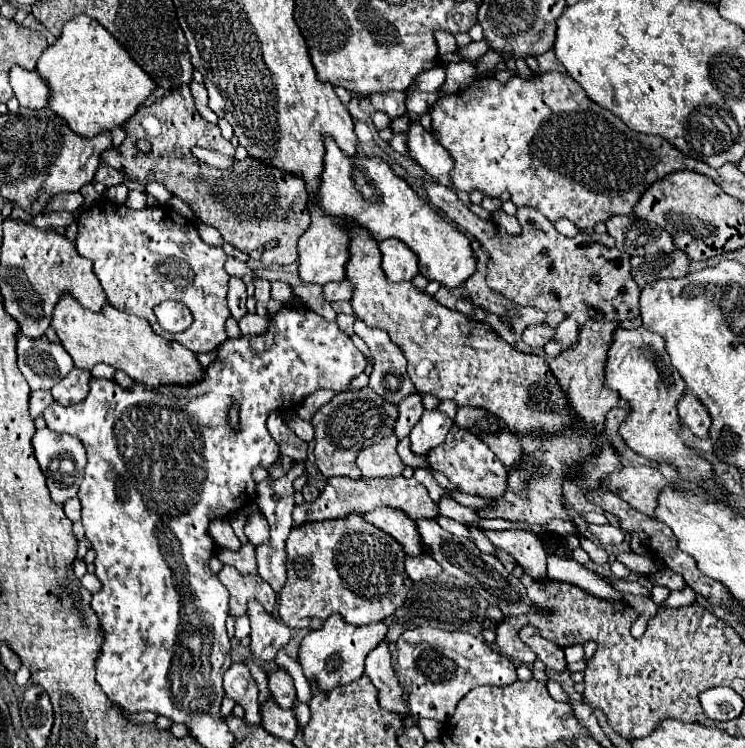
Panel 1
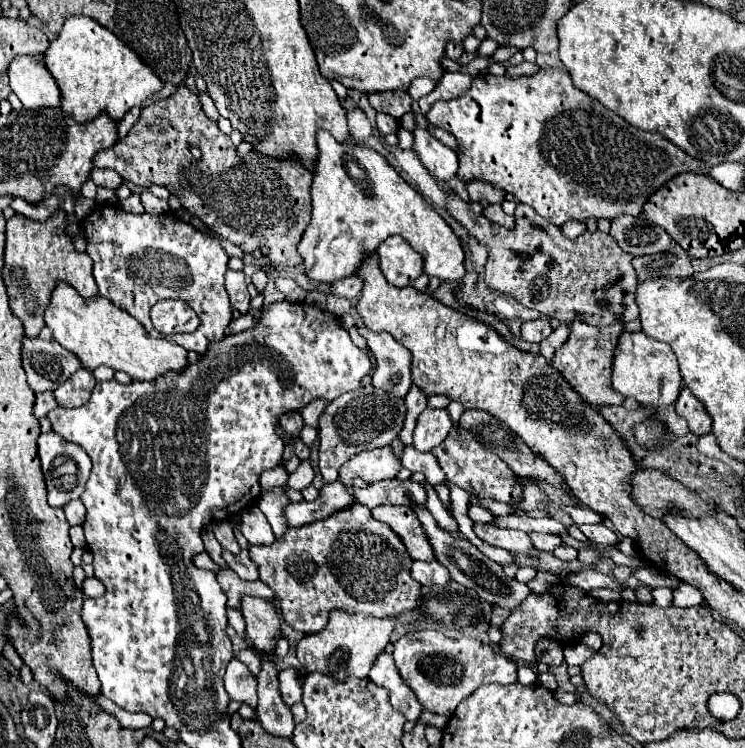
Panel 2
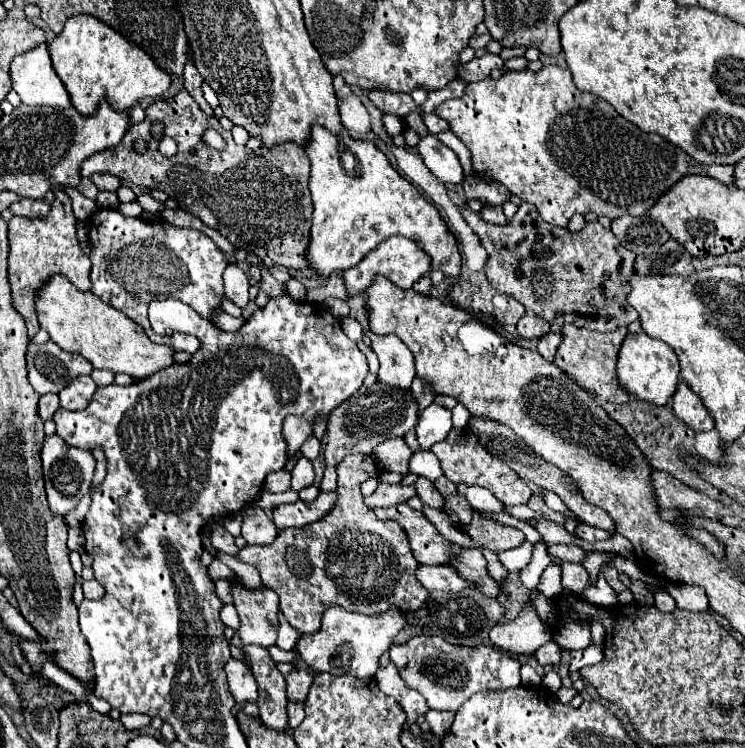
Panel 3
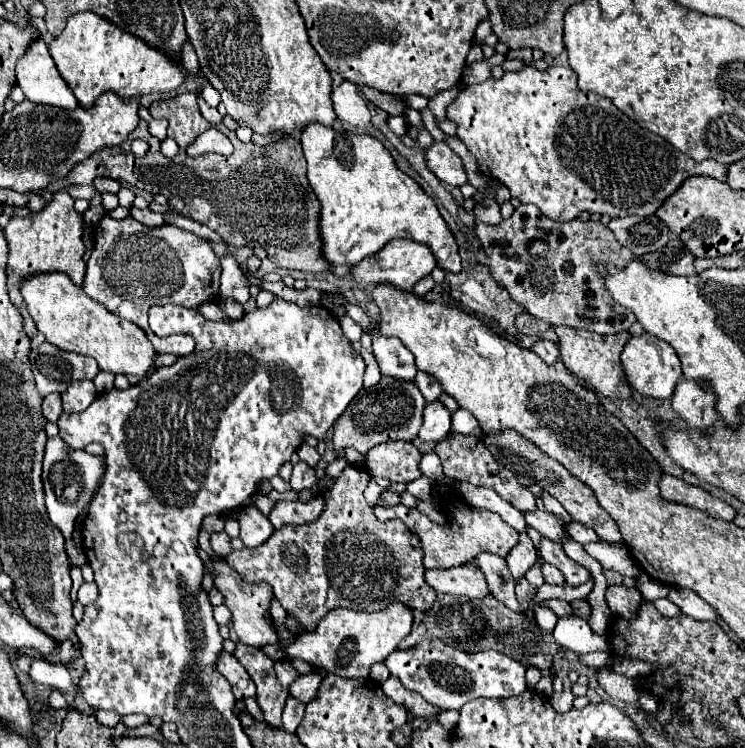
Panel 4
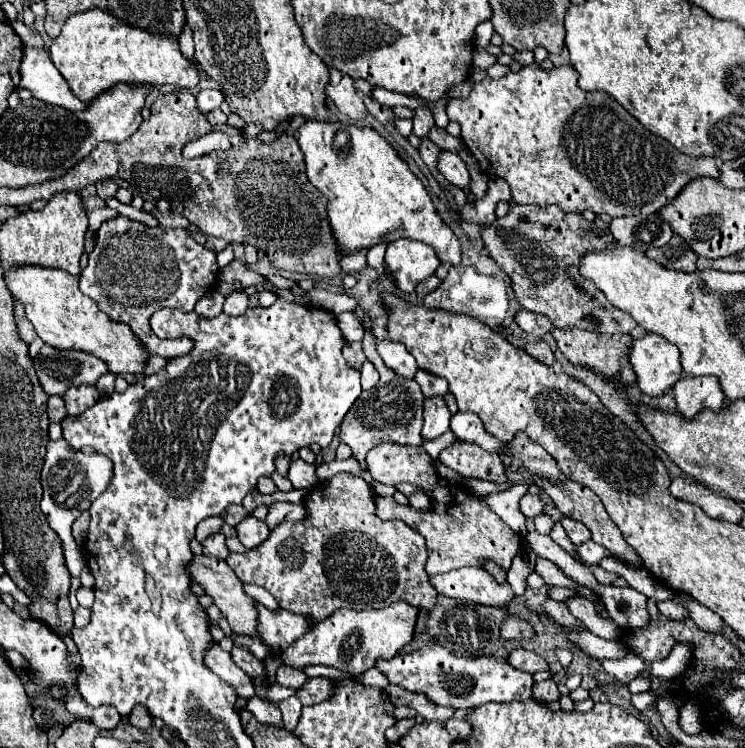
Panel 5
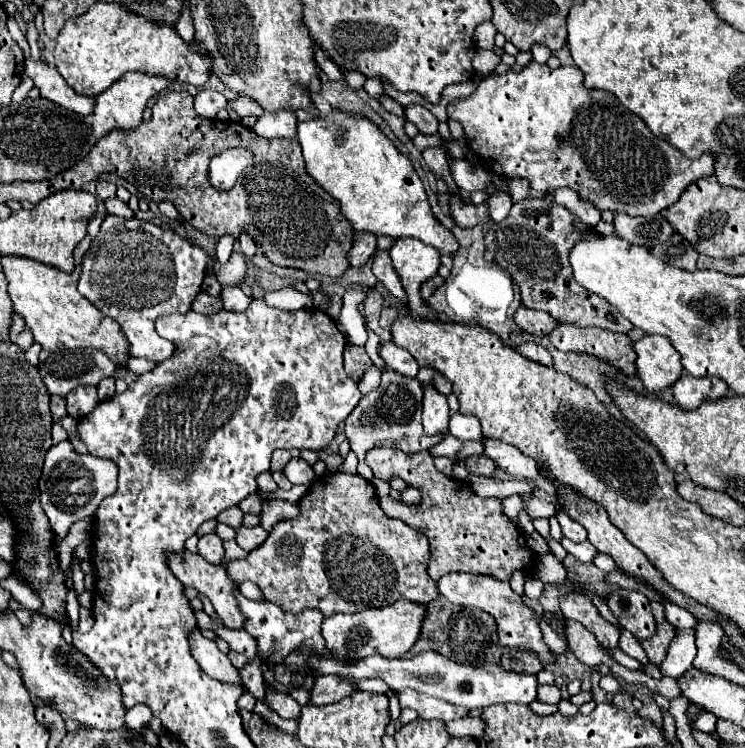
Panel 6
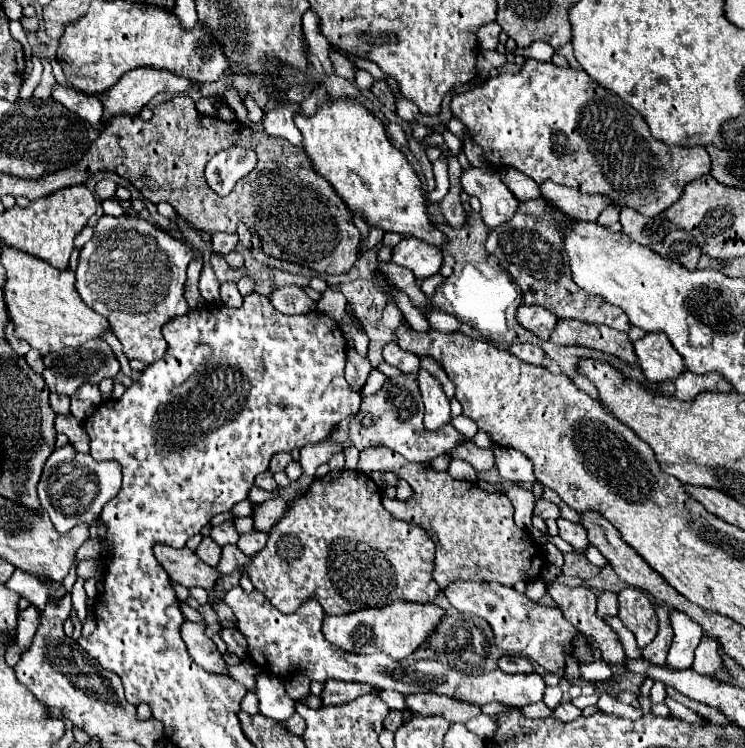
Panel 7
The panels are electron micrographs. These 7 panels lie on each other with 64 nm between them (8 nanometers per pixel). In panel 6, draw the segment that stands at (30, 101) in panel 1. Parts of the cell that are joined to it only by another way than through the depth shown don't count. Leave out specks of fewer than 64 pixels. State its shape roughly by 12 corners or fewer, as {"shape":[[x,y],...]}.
{"shape":[[26,58],[26,76],[54,104],[88,116],[96,98],[76,94],[44,62]]}

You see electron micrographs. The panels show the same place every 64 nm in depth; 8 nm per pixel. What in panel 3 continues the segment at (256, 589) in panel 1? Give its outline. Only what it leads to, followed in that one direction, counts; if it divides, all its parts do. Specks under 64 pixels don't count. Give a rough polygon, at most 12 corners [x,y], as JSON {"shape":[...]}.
{"shape":[[228,580],[214,582],[222,604],[232,602]]}

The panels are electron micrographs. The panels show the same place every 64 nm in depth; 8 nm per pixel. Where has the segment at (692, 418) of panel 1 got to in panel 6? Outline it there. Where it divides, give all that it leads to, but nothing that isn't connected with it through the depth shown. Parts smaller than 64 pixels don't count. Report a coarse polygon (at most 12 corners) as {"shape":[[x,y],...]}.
{"shape":[[680,376],[674,402],[694,410],[702,400],[728,394],[718,376]]}

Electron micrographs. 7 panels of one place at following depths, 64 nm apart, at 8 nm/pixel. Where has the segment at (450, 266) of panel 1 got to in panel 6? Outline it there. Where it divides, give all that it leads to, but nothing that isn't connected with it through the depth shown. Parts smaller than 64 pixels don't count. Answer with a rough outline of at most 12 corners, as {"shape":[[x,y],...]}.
{"shape":[[366,116],[298,122],[306,170],[356,232],[458,242]]}

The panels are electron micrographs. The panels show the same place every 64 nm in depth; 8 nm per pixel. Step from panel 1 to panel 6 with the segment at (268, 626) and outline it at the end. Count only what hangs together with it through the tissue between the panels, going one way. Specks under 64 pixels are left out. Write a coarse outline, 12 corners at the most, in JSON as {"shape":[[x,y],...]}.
{"shape":[[186,550],[166,566],[210,598],[226,628],[242,628],[230,596],[236,584],[220,564]]}

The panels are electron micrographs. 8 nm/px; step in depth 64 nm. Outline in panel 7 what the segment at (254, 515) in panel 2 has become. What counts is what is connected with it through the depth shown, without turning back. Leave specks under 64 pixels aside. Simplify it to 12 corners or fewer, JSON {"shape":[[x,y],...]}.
{"shape":[[262,532],[242,534],[238,548],[246,556],[258,554],[268,536]]}

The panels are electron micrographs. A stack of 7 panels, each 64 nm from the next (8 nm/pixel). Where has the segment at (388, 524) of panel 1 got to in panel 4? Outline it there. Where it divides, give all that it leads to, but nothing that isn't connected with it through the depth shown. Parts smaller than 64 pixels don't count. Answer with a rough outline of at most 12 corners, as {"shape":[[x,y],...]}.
{"shape":[[442,494],[446,524],[414,508],[374,506],[398,518],[424,548],[430,570],[480,552],[506,558],[518,532],[498,514]]}

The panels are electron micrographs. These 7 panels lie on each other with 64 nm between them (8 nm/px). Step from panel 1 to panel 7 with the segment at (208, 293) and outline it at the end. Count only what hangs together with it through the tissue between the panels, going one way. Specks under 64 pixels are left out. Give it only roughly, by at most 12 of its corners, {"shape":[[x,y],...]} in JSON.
{"shape":[[102,216],[76,290],[128,360],[166,354],[194,252],[138,216]]}

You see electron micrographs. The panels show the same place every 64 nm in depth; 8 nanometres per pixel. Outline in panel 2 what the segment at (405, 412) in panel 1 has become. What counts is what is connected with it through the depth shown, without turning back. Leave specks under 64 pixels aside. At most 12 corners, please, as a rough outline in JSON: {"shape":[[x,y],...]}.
{"shape":[[414,384],[406,394],[406,424],[398,438],[412,446],[416,418],[428,406],[428,396]]}

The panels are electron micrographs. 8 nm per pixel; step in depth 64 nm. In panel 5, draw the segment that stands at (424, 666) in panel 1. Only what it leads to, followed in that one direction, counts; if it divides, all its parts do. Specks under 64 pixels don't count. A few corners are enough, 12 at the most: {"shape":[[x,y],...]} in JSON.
{"shape":[[438,644],[376,660],[450,708],[532,698],[532,674]]}

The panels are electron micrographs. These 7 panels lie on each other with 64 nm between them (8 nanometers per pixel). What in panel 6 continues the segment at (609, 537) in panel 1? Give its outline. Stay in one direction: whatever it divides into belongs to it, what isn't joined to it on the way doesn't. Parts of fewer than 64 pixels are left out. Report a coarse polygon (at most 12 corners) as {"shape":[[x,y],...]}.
{"shape":[[558,512],[562,534],[572,542],[584,542],[586,530],[568,514]]}

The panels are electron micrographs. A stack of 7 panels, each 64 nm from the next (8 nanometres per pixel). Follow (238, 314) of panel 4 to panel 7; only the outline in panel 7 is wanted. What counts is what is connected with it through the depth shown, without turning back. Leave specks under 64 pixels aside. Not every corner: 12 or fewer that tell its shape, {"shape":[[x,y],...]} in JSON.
{"shape":[[236,282],[220,284],[222,302],[226,306],[240,306],[242,294]]}

